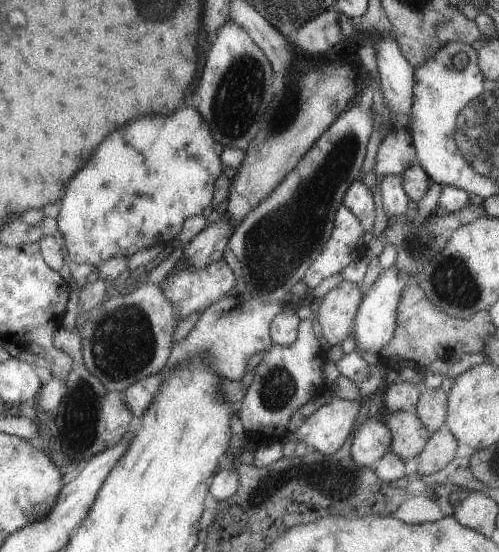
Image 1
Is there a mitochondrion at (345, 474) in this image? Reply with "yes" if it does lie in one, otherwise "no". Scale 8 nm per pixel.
no

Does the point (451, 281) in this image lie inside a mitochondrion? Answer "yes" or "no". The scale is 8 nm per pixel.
yes

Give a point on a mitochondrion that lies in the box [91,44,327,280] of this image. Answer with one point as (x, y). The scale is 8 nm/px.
(237, 100)

